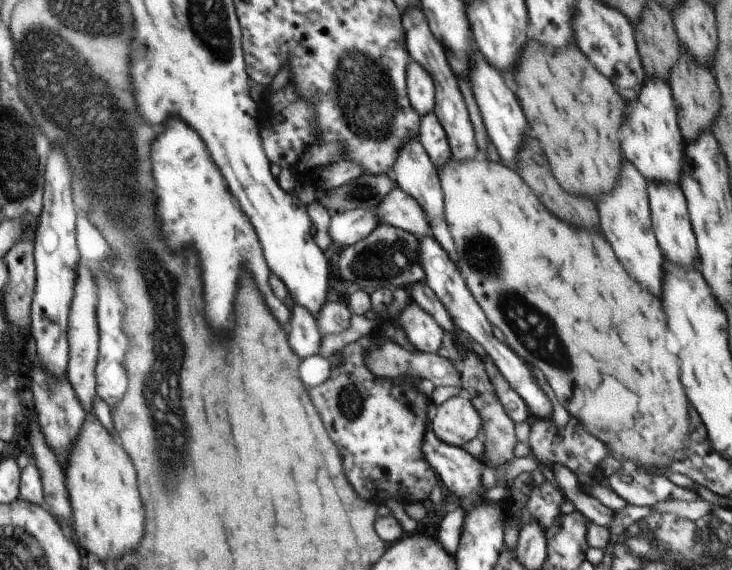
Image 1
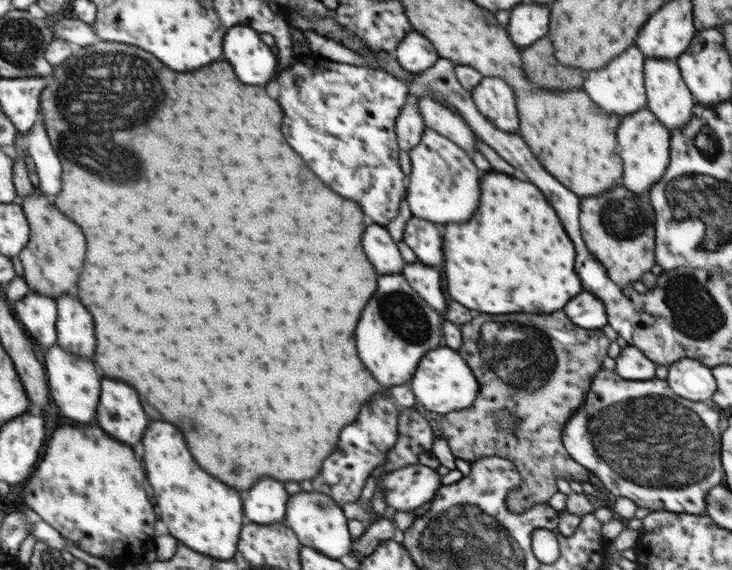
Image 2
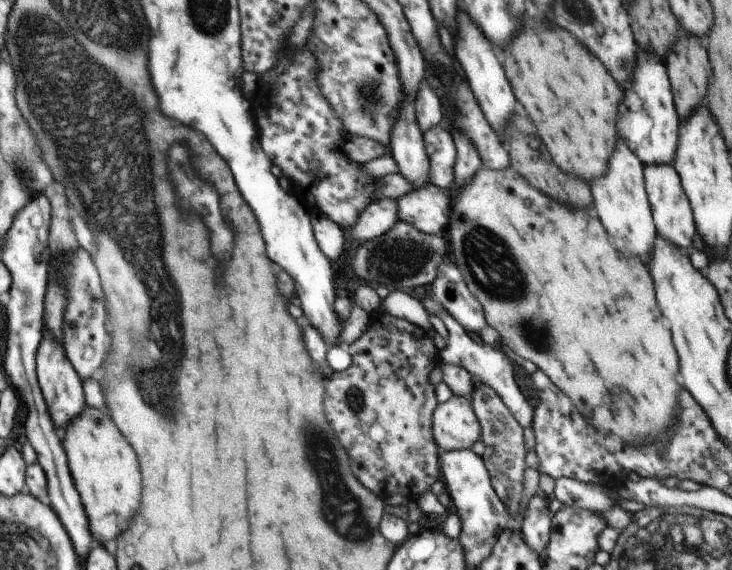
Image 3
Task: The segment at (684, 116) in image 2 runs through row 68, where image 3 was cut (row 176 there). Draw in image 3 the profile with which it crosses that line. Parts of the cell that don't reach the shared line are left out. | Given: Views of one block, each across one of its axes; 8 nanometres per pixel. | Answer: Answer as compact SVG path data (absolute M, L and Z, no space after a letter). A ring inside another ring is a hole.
M648 163L645 171L647 194L650 196L651 206L656 206L655 226L660 226L659 236L667 238L681 249L688 248L698 233L698 226L675 166L672 163Z

